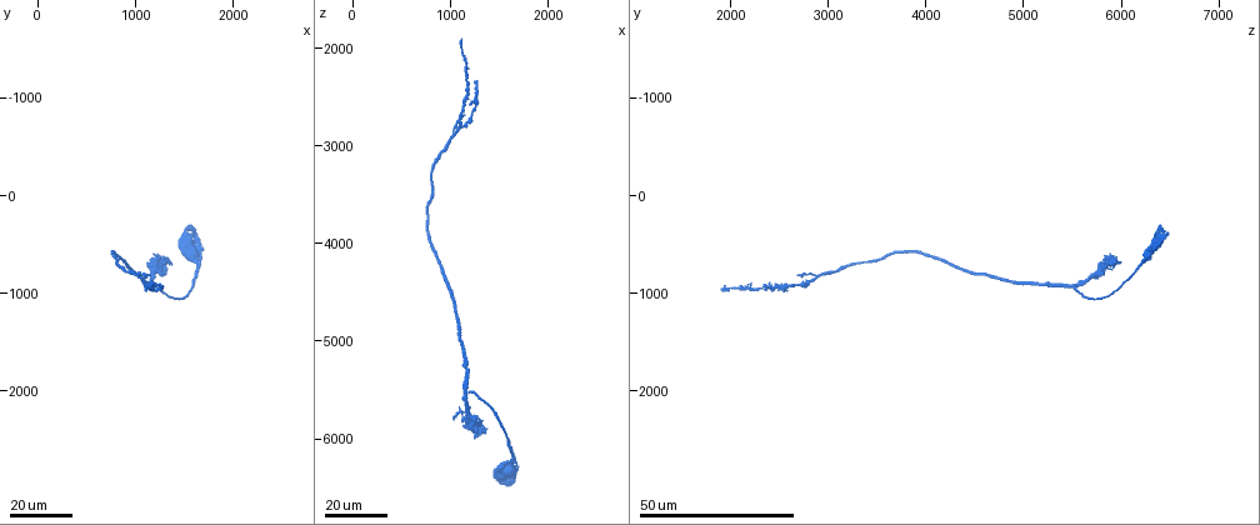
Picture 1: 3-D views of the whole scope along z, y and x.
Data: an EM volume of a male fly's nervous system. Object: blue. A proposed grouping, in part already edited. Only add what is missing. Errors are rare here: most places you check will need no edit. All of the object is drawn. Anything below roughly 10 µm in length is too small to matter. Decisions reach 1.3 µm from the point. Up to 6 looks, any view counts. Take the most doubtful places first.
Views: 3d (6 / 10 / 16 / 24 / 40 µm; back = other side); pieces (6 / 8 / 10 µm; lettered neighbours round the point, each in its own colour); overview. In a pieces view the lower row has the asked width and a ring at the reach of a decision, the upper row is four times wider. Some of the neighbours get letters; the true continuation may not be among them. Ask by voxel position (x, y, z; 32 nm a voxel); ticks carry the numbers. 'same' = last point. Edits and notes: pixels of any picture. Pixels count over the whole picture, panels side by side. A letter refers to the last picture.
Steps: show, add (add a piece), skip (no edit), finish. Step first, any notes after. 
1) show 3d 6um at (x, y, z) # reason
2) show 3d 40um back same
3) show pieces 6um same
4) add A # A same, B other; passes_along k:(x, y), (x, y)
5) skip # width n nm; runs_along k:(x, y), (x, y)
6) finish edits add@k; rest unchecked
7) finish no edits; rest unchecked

show 3d 16um at (1120, 820, 2680) # an open end

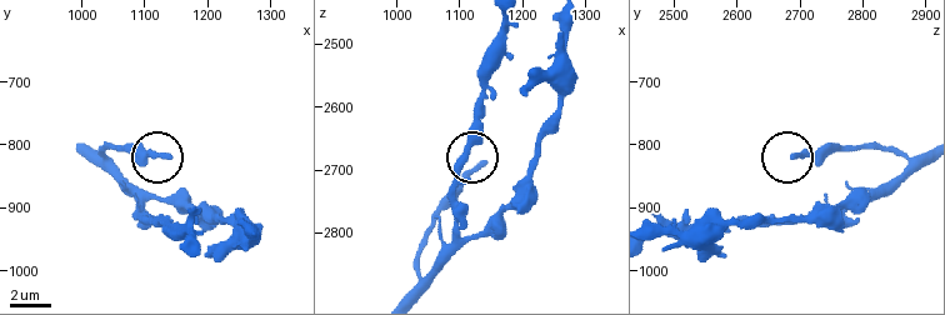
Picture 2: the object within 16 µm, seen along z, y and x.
show pieces 8um at (1140, 820, 2690) # what lies round it

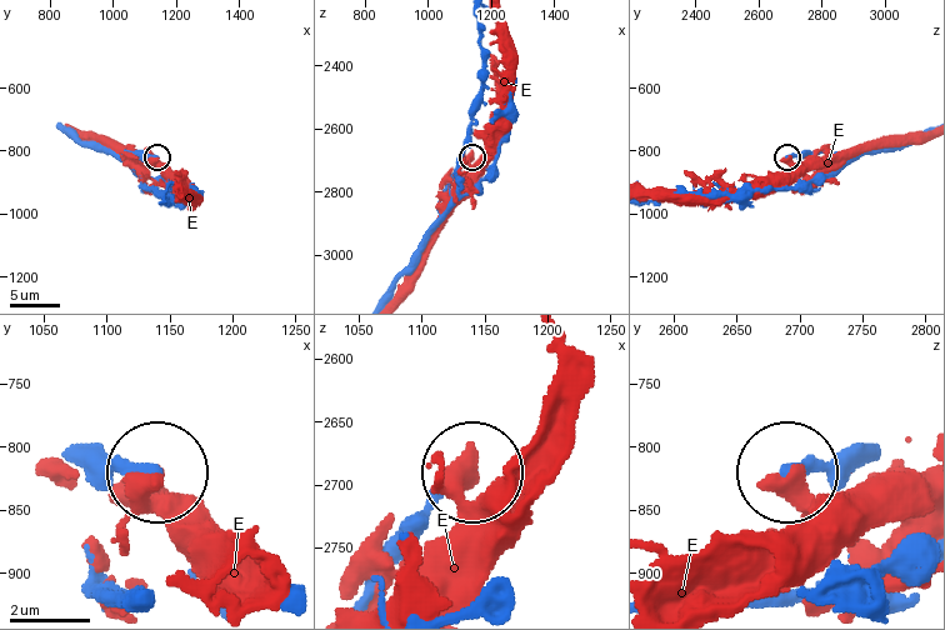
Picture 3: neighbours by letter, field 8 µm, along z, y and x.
skip # width 250 nm; E other; runs_along 3:(84, 451), (151, 469); none of them fits

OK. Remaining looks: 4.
show 3d 24um at (1220, 660, 6020) # end of a long branch

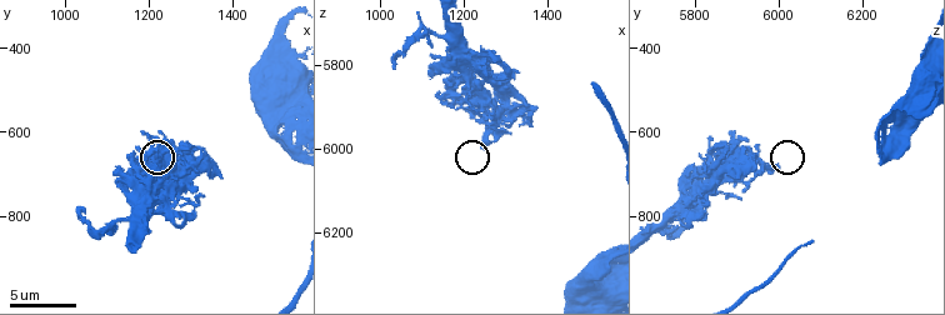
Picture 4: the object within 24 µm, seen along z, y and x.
show pieces 8um at (1245, 685, 5995)

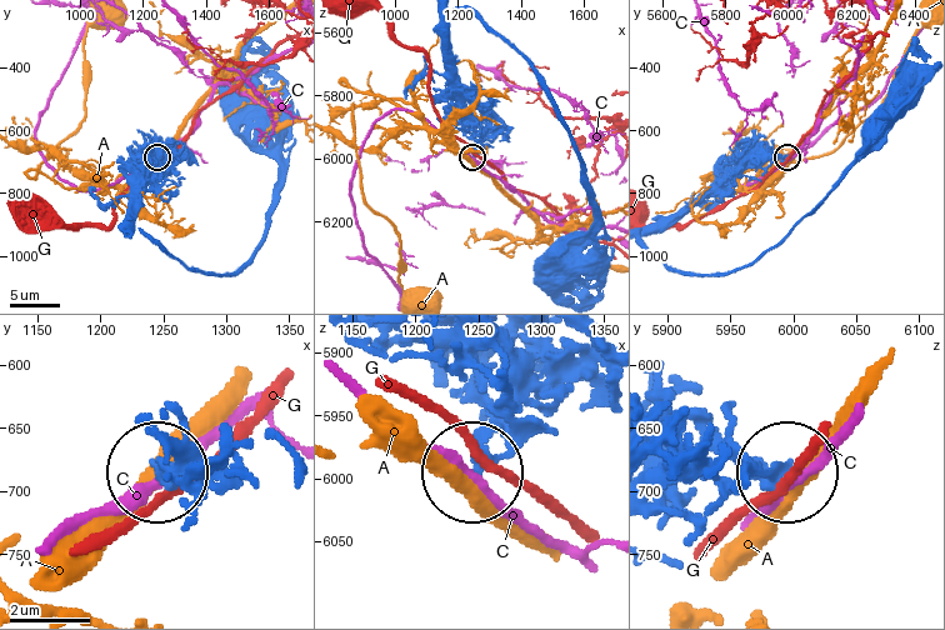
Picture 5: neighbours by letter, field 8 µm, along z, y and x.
skip # width 300 nm; A other, C other, G other; runs_along 5:(468, 343), (468, 373), (485, 403), (471, 470); none of them fits

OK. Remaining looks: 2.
show 3d 16um at (1700, 520, 6300) # an open end

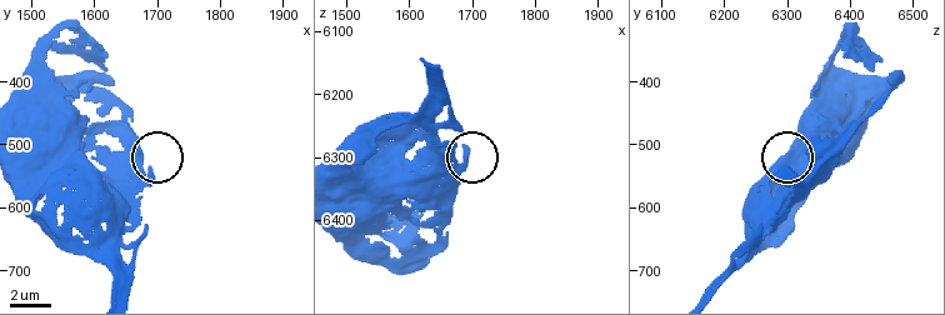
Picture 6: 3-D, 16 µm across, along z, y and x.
show pieces 10um at (1695, 555, 6290) # see the neighbours

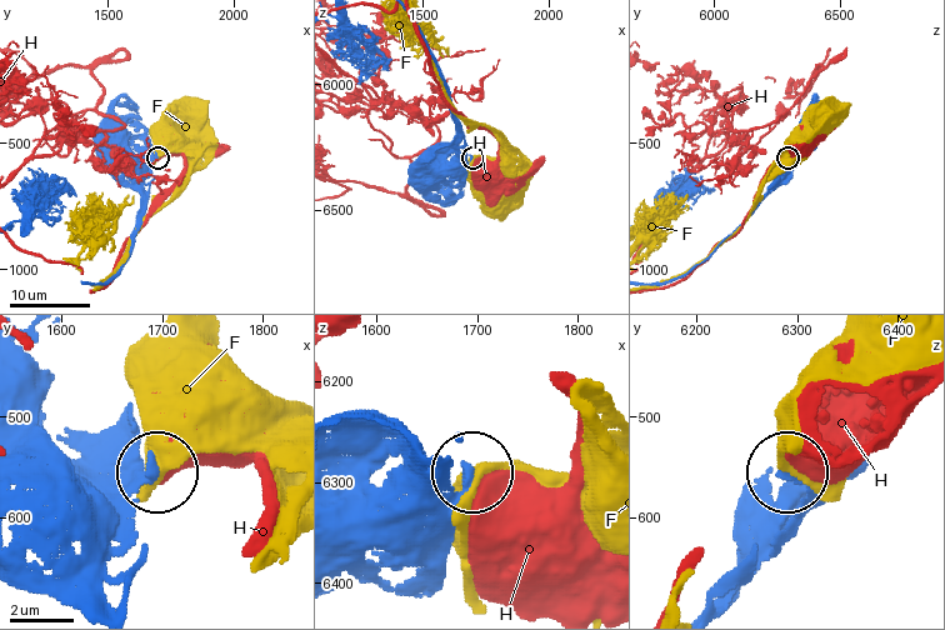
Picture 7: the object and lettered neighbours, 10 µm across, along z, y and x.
skip # F other, H other; no lettered piece goes on from it

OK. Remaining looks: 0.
finish no edits; rest unchecked

